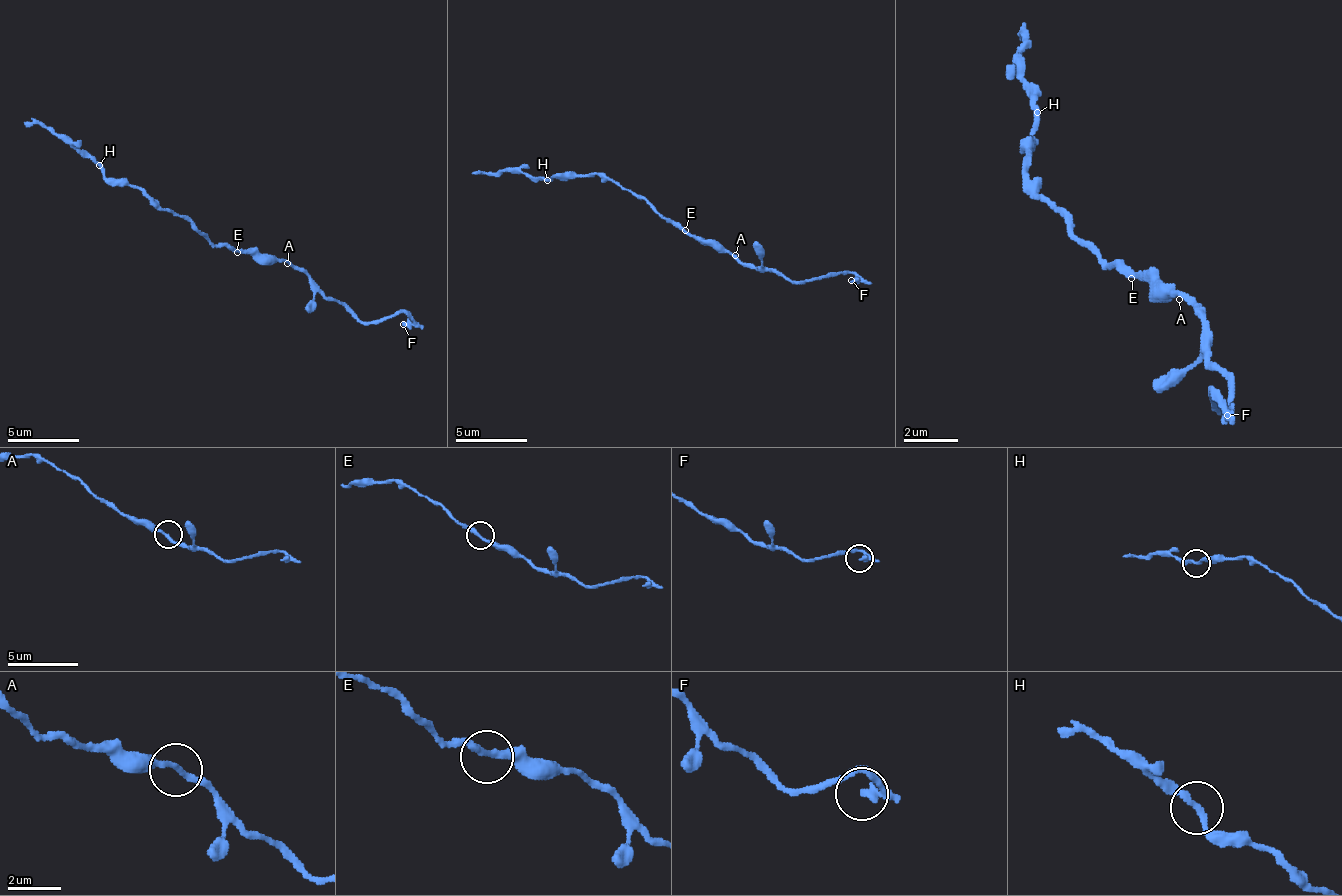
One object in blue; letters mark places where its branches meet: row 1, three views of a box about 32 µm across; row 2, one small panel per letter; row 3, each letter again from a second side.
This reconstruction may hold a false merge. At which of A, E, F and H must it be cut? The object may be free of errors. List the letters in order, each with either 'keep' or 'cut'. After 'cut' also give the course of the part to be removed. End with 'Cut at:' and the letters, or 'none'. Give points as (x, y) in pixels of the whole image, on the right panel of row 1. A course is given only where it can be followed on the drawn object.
A: keep
E: keep
F: keep
H: keep
Cut at: none

